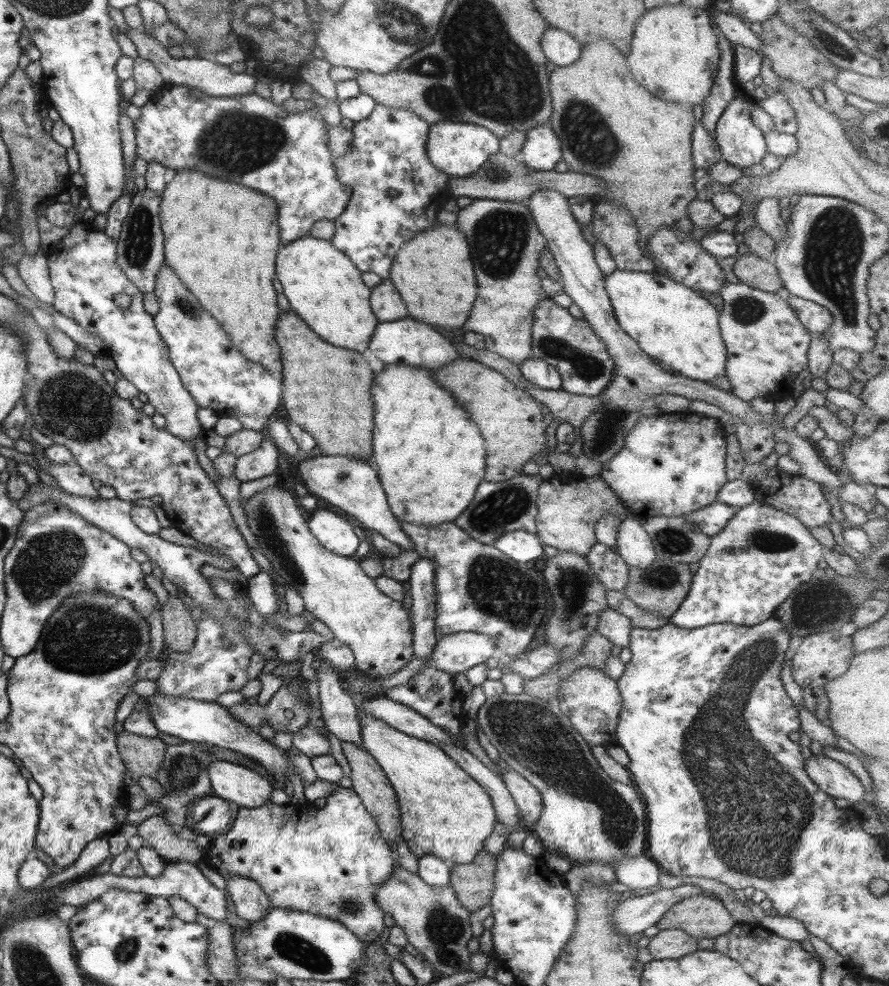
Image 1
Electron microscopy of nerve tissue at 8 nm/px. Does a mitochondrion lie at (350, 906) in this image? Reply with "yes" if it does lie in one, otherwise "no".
yes

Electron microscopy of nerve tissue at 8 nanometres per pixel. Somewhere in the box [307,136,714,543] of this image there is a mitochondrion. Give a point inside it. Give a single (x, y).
(500, 237)

